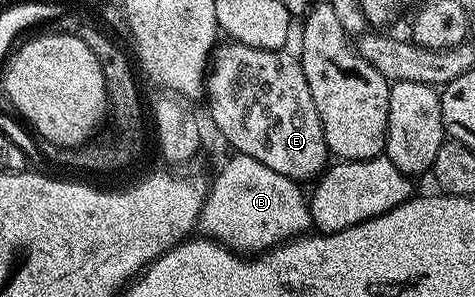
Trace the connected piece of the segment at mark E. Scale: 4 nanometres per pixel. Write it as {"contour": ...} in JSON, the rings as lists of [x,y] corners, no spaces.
{"contour":[[[228,40],[227,45],[220,44],[216,48],[210,62],[207,80],[205,82],[205,102],[207,101],[207,109],[211,112],[211,121],[215,124],[215,129],[232,145],[236,154],[243,154],[252,159],[257,159],[258,162],[265,164],[272,171],[277,171],[278,174],[287,176],[290,180],[298,183],[305,183],[309,180],[318,178],[320,174],[327,169],[329,165],[329,150],[325,143],[325,135],[321,127],[321,119],[317,115],[317,107],[313,107],[313,95],[309,95],[309,83],[305,79],[305,71],[301,67],[298,56],[294,52],[279,50],[263,50],[257,47],[249,47],[242,45],[241,42]]]}

